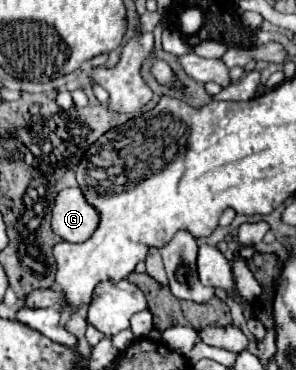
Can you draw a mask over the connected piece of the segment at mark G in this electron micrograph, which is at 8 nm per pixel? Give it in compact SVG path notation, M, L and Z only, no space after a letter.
M78 186L58 192L52 208L52 230L66 242L84 242L96 230L96 210L84 200Z

